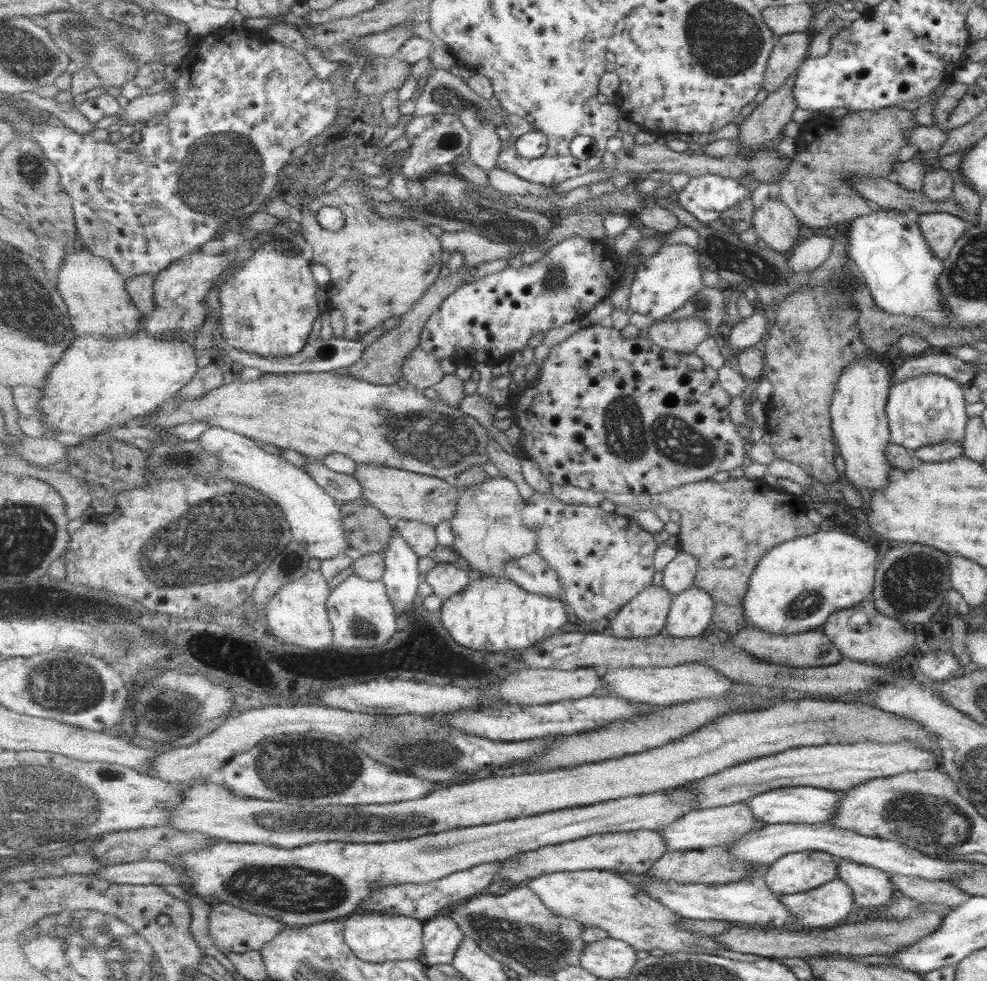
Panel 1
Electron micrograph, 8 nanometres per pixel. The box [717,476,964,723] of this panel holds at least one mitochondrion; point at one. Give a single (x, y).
(910, 584)

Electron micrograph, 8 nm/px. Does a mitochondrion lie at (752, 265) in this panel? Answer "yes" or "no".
yes

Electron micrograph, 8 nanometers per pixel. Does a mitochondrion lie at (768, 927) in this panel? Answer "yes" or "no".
no

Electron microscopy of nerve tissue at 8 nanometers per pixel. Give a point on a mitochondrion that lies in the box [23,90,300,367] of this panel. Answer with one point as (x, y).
(220, 172)

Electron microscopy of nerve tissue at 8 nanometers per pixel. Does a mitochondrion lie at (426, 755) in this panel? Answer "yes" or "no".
yes

